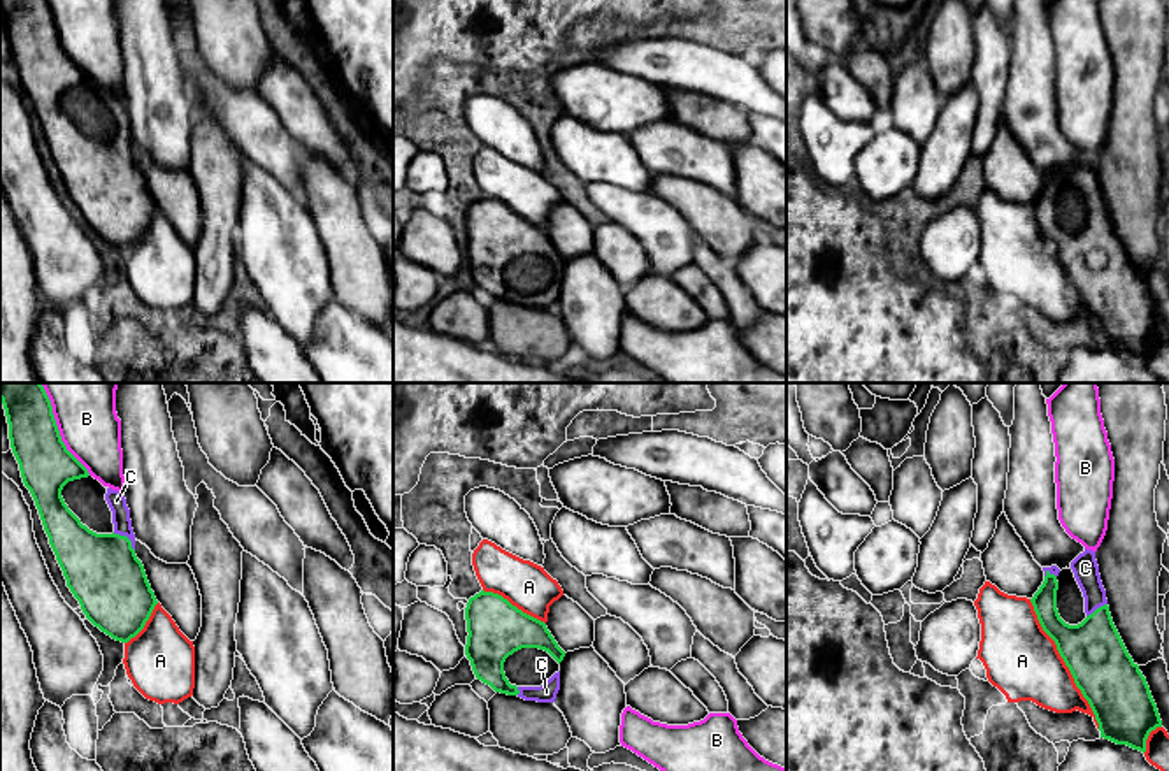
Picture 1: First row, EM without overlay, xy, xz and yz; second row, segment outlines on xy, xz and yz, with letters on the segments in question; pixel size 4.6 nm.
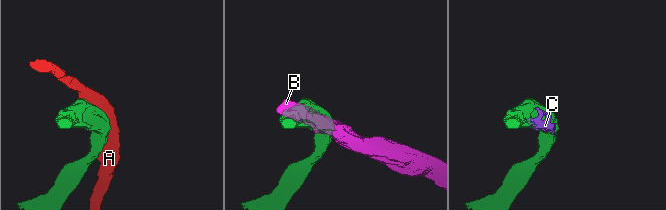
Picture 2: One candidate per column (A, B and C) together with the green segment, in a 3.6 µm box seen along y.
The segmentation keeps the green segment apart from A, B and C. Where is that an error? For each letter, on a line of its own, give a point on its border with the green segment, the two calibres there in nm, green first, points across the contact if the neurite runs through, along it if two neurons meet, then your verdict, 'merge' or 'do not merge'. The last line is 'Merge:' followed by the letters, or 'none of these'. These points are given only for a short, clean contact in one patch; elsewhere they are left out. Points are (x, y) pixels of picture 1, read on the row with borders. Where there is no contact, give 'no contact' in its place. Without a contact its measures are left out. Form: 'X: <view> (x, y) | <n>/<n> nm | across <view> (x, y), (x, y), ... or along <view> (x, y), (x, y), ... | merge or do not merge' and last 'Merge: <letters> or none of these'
A: yz (1066, 664) | 280/340 nm | do not merge
B: xy (57, 429) | 240/320 nm | do not merge
C: xy (127, 538) | 340/90 nm | merge
Merge: C

